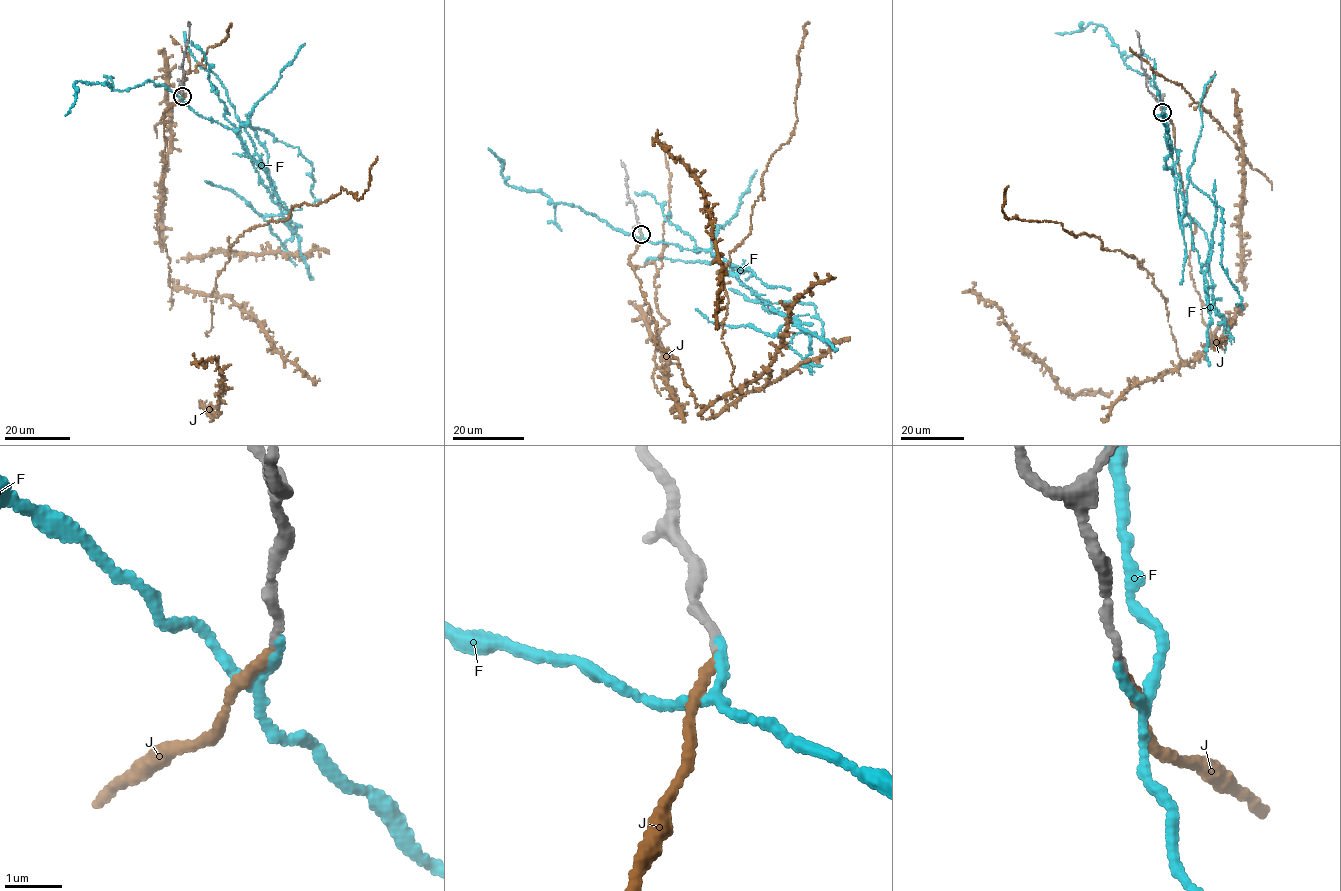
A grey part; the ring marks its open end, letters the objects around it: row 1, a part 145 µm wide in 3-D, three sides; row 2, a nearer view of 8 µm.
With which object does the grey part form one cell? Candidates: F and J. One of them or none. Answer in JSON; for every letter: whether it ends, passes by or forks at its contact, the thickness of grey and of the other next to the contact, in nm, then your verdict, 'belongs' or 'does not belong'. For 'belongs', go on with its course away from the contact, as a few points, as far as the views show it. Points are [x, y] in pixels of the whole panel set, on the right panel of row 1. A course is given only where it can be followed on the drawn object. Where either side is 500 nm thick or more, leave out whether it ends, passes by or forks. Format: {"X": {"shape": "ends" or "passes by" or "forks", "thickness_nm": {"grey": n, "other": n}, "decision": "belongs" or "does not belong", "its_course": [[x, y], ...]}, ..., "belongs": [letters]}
{"F": {"shape": "ends", "thickness_nm": {"grey": 130, "other": 140}, "decision": "does not belong"}, "J": {"shape": "ends", "thickness_nm": {"grey": 110, "other": 140}, "decision": "belongs"}, "belongs": ["J"]}

